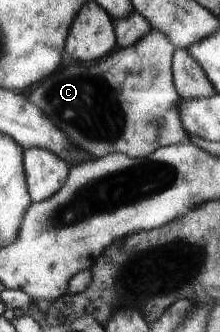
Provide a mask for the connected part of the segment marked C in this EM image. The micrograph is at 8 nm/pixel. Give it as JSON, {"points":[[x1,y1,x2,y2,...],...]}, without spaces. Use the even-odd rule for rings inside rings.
{"points":[[154,28,151,35,143,38,136,46,118,48,101,64,72,64,56,71,29,91,28,97,37,107,43,108,56,126,67,132,78,147,91,153,94,158,99,159,112,153,126,153,134,158,147,157,160,147,177,145,189,139,180,118,182,97,174,83,175,51,175,44,172,44,164,31]]}

